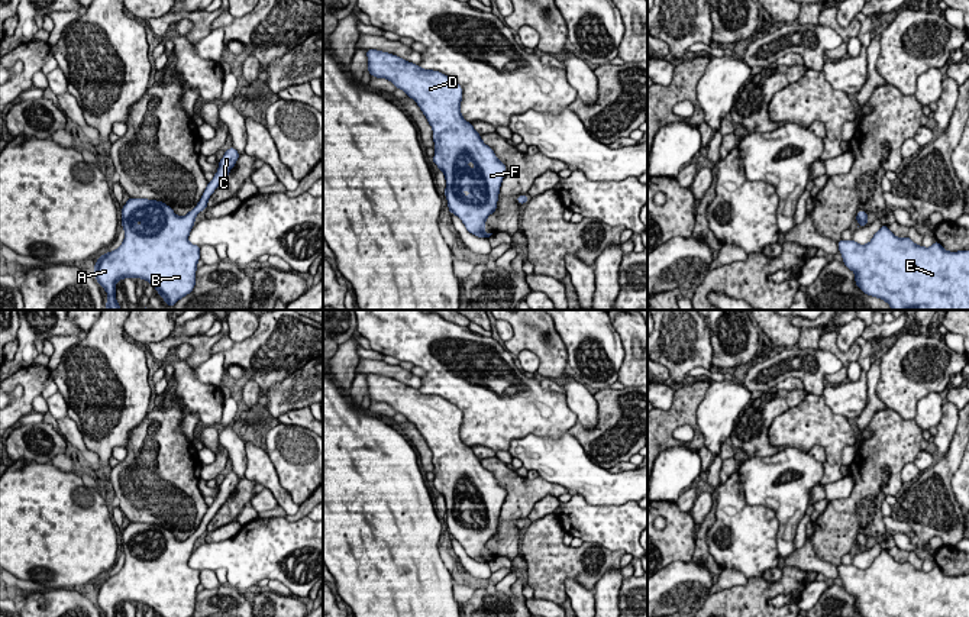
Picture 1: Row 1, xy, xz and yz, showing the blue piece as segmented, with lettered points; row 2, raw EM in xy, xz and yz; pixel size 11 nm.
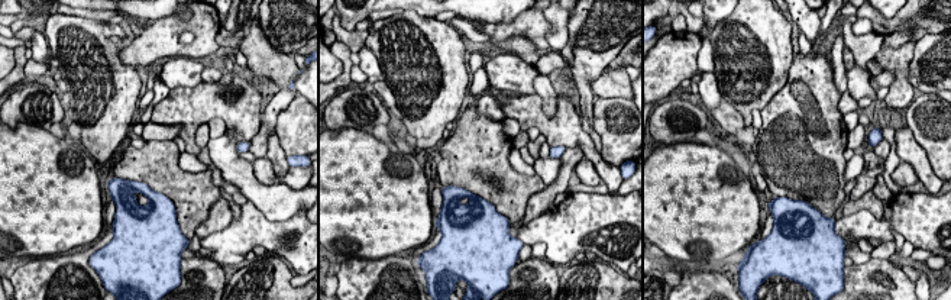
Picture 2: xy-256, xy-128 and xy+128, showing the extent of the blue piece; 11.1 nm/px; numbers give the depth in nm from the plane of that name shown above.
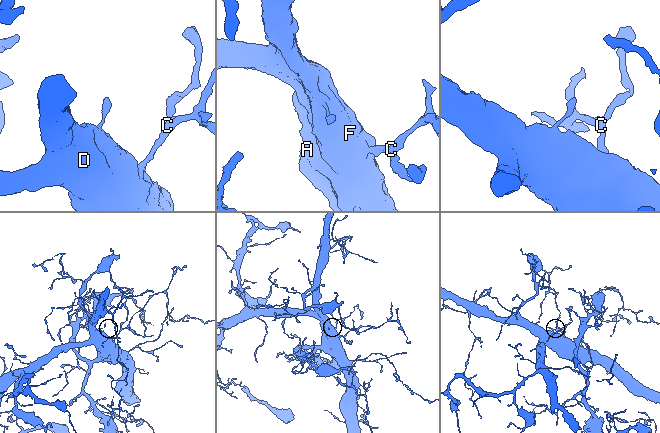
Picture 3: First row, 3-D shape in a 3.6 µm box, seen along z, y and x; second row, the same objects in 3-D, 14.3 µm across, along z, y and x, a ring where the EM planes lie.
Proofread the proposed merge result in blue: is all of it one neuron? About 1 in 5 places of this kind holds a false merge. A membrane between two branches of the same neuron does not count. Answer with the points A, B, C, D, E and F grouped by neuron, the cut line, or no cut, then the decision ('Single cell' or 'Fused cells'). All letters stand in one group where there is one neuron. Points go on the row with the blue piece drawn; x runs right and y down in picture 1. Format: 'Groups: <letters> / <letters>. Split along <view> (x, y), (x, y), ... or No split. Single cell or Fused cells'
Groups: A B C D E F. No split. Single cell

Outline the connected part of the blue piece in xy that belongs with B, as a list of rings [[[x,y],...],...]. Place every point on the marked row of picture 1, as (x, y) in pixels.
[[[232,146],[219,161],[219,169],[207,184],[197,206],[184,217],[162,201],[129,197],[122,209],[123,243],[103,253],[94,265],[94,277],[107,293],[107,310],[122,310],[116,301],[116,282],[142,278],[174,307],[196,285],[200,246],[188,242],[197,214],[235,167],[239,152]]]

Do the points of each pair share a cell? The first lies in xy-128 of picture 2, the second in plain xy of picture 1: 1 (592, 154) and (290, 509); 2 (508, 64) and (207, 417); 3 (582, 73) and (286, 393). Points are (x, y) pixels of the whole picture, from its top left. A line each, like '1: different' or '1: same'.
1: same
2: same
3: different

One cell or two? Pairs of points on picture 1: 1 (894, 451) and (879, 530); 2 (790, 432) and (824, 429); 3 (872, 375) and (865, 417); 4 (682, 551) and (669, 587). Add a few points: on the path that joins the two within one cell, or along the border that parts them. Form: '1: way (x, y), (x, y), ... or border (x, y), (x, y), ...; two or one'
1: way (877, 471), (872, 483), (872, 510); one
2: way (798, 429), (816, 429); one
3: way (871, 385), (871, 407); one
4: border (690, 559), (669, 562), (662, 568); two

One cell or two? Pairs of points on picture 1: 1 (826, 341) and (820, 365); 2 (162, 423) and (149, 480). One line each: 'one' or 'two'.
1: two
2: one

